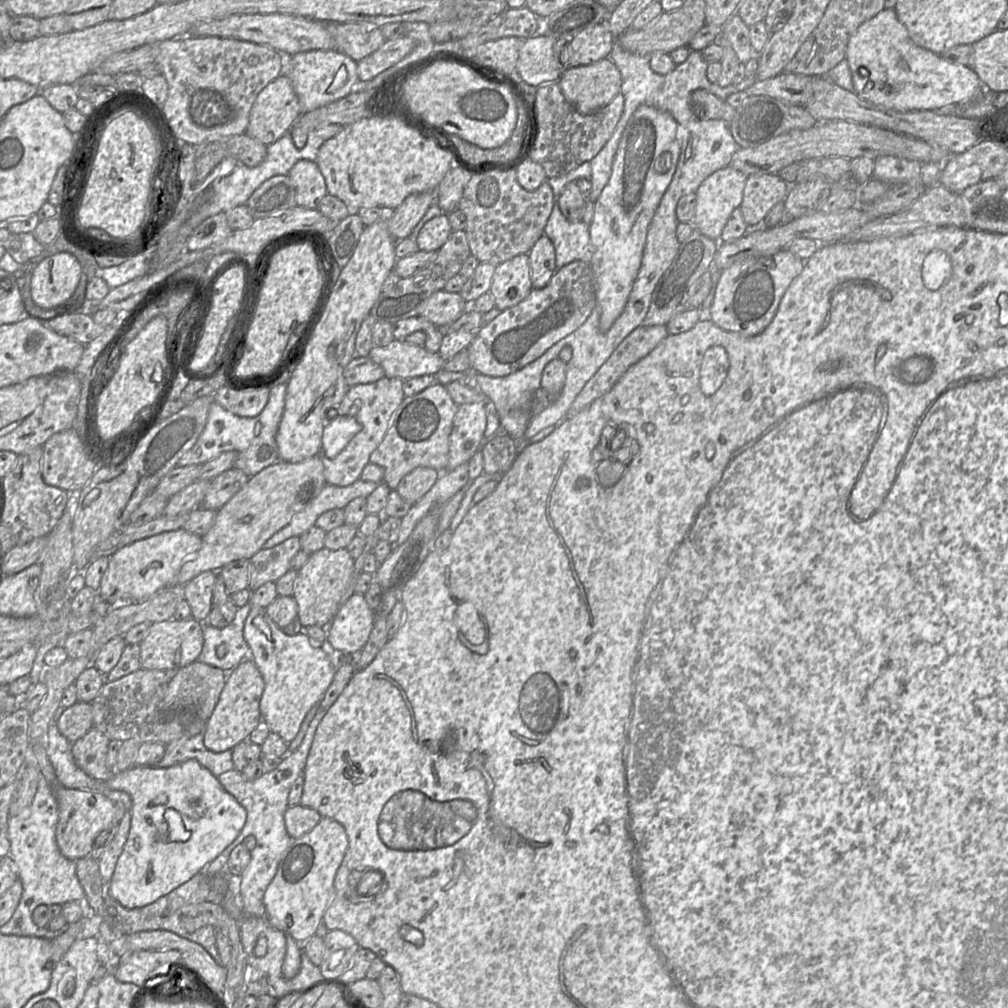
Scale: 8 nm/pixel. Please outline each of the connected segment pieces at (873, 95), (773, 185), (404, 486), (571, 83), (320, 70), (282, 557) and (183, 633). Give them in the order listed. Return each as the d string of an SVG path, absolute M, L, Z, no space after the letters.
M885 8L862 23L850 37L846 57L853 91L862 99L898 111L934 111L967 103L982 91L982 82L969 66L953 64L917 46L896 11Z
M756 174L747 177L739 208L750 229L763 224L767 213L777 203L785 201L789 189L790 185L777 174Z
M416 467L406 474L397 486L400 496L410 503L420 500L435 484L440 472L429 467Z
M608 57L598 62L563 69L559 85L566 101L582 115L608 105L621 91L621 74Z
M312 50L286 57L284 73L289 78L299 99L301 114L348 96L358 85L357 62L337 50Z
M291 537L275 547L259 550L249 560L248 589L255 591L267 582L276 582L290 570L290 562L300 550L299 537Z
M193 617L152 623L147 635L139 643L141 667L148 670L180 669L195 662L203 648L203 627L204 623Z

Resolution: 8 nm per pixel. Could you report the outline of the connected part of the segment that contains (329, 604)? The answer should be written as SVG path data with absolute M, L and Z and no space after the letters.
M322 548L310 555L309 560L298 571L294 584L293 598L298 605L297 619L304 628L320 626L327 628L339 608L341 598L357 580L356 563L346 548L330 550Z

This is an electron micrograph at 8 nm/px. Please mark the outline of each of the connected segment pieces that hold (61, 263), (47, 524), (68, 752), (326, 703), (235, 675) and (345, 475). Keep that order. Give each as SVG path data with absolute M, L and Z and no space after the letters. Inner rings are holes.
M59 252L43 259L31 278L33 302L42 309L54 309L73 298L81 275L81 263L68 252Z
M43 447L18 455L15 466L4 478L5 508L2 525L9 527L16 545L48 536L60 520L68 501L68 492L47 485L42 478Z
M53 719L48 729L46 752L57 779L64 787L101 793L113 803L120 802L126 810L131 810L132 799L129 794L111 789L107 781L90 777L76 765L72 755L72 743L60 733Z
M359 653L351 654L348 657L350 660L344 661L336 670L332 683L318 703L316 715L311 721L301 744L294 752L282 757L280 764L274 770L265 772L261 777L255 780L246 779L240 771L235 769L217 776L223 788L245 808L247 817L245 825L236 839L210 862L202 872L207 876L223 873L226 869L227 860L231 851L237 845L242 844L244 838L253 835L256 838L256 845L251 851L251 859L247 868L239 877L240 904L244 914L247 916L266 917L266 910L263 903L264 893L274 878L278 865L291 843L291 837L287 833L284 823L284 813L288 807L288 793L294 781L299 776L303 776L307 756L320 721L341 695L353 674L358 671L357 663L359 661Z
M251 658L244 659L227 674L218 703L205 723L203 741L208 750L212 752L232 750L238 743L248 740L251 732L262 721L260 700L263 691L263 677Z
M384 376L372 383L348 387L338 406L337 413L338 415L354 418L360 424L361 429L334 458L328 458L323 450L318 452L317 456L324 465L324 476L327 484L345 487L360 478L364 467L369 463L370 455L385 436L392 414L404 398L403 380L396 377Z

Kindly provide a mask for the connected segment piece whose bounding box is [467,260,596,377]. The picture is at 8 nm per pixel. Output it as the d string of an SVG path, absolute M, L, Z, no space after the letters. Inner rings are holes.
M575 260L571 263L565 265L564 267L557 270L553 276L551 277L548 284L541 288L541 289L532 289L529 295L523 299L521 302L516 304L515 306L512 306L510 308L507 308L503 310L496 318L494 318L492 321L488 322L487 324L482 325L474 334L474 338L470 345L467 347L467 352L469 355L470 360L470 366L471 370L475 371L476 373L481 373L487 376L492 377L502 377L507 376L511 373L516 372L517 370L523 368L524 366L528 365L532 361L539 358L542 354L544 354L551 346L553 346L556 342L563 339L570 333L574 332L578 327L580 327L585 320L589 317L591 312L596 306L596 296L594 292L594 283L593 283L593 276L590 264Z

